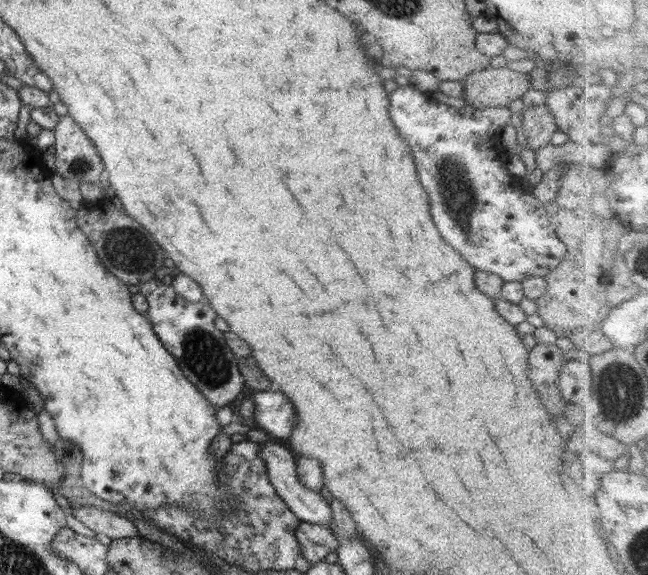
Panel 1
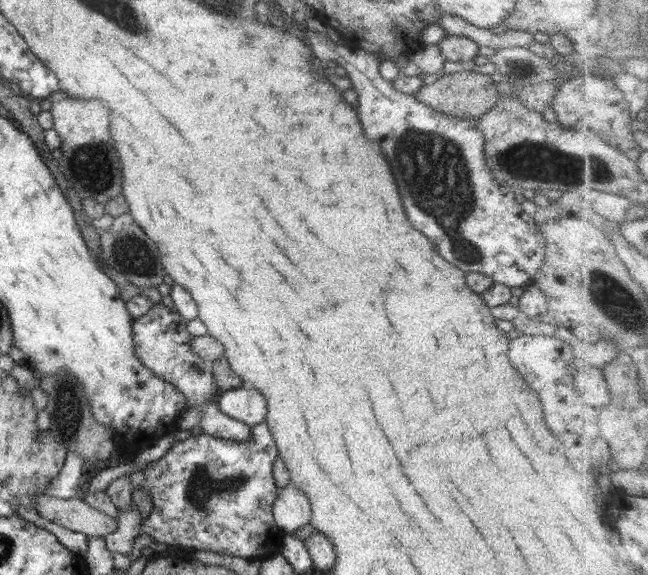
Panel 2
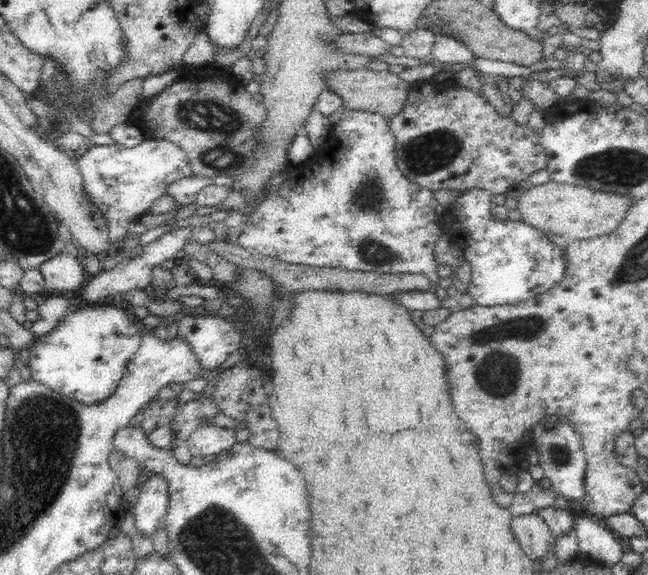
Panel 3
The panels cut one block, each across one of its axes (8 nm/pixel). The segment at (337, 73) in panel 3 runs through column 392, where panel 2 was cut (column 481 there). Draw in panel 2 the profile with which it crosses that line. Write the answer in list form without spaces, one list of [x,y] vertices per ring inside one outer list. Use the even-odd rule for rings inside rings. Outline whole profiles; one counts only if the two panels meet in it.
[[[464,71],[444,75],[430,85],[422,85],[413,97],[436,112],[456,118],[478,119],[498,102],[501,93],[498,91],[497,83],[490,75]]]

